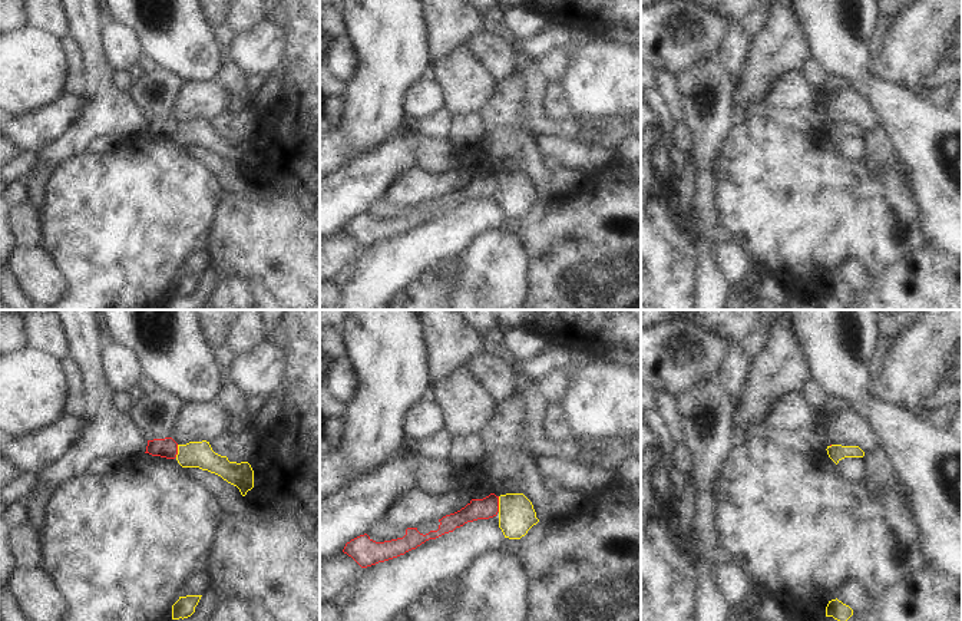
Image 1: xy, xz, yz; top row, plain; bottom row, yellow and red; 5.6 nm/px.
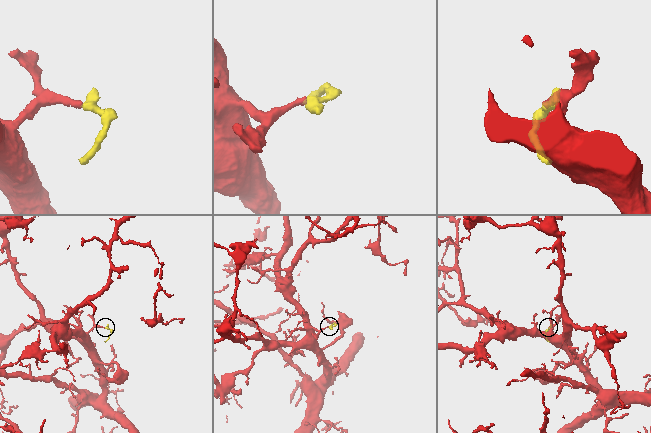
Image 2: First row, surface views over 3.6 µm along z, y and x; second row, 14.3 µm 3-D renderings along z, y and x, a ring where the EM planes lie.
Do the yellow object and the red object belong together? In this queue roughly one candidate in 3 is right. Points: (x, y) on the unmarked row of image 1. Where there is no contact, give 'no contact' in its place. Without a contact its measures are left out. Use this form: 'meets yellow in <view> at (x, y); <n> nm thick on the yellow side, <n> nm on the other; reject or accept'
meets yellow in xz at (499, 182); 200 nm thick on the yellow side, 120 nm on the other; accept

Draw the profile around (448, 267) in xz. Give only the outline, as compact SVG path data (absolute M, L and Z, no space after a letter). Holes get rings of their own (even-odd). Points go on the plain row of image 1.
M457 257L439 261L433 267L437 268L443 275L452 275L452 274L456 274L460 270L459 265L457 265Z

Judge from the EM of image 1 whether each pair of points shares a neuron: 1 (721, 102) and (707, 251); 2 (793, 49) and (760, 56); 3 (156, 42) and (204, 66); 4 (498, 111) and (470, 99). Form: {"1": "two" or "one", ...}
{"1": "one", "2": "one", "3": "one", "4": "two"}

